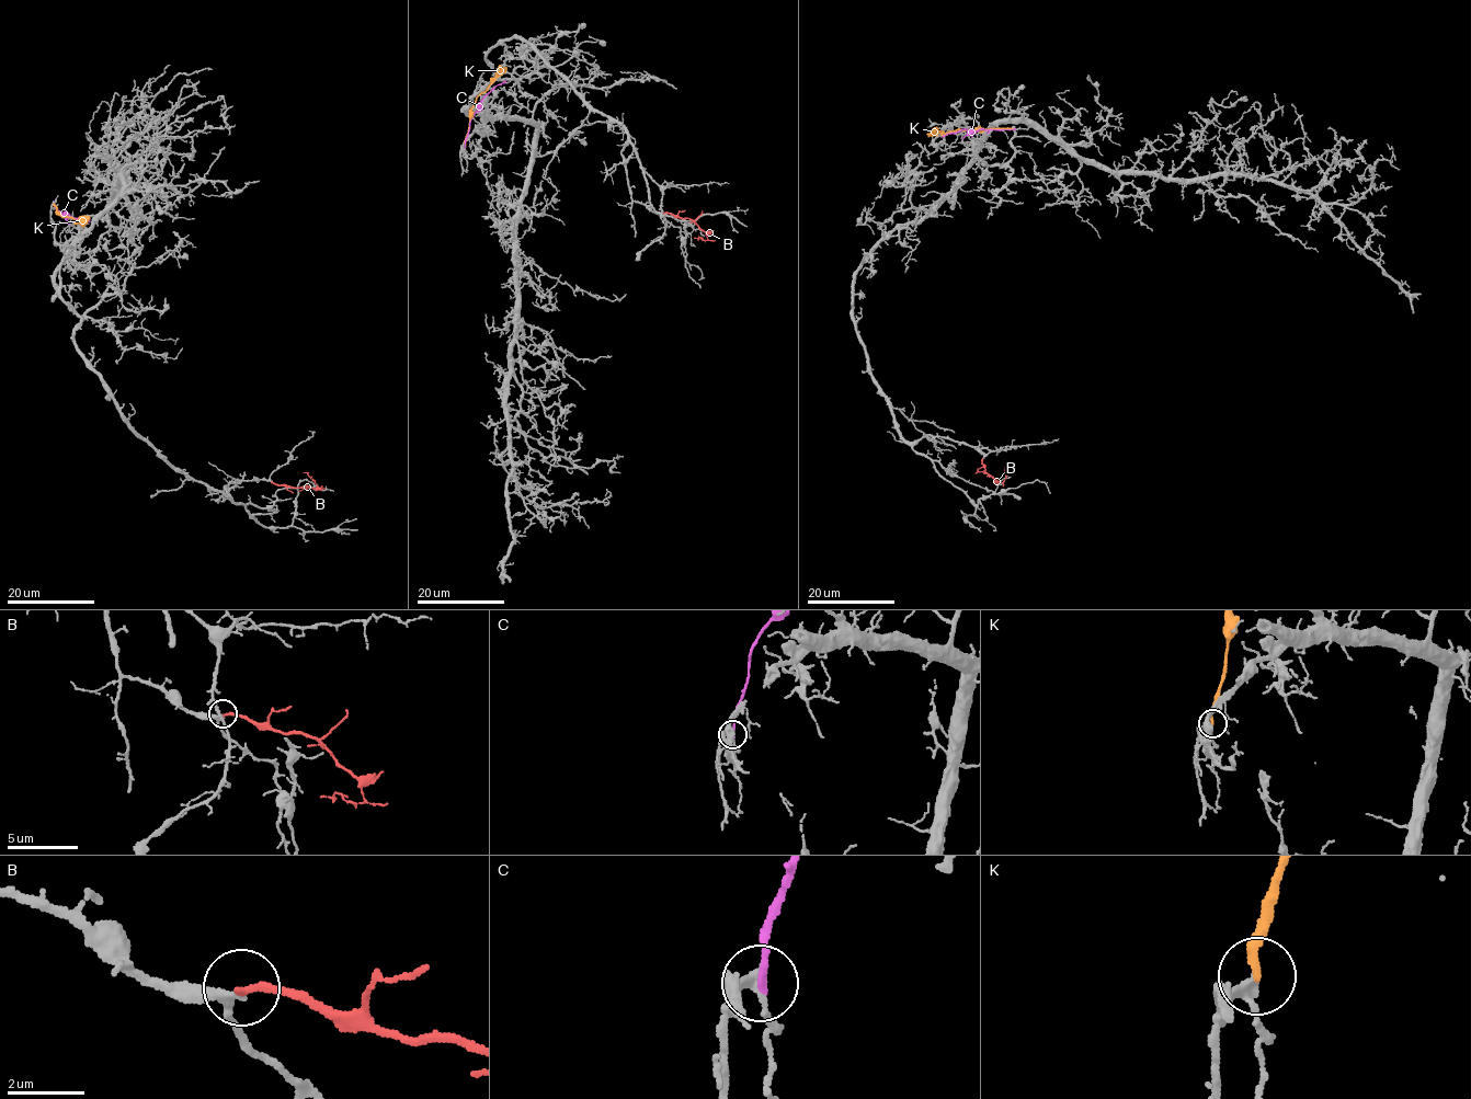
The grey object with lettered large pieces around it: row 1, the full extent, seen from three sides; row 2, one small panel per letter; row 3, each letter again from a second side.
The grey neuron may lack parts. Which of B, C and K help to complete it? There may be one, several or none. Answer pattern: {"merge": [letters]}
{"merge": ["B"]}

